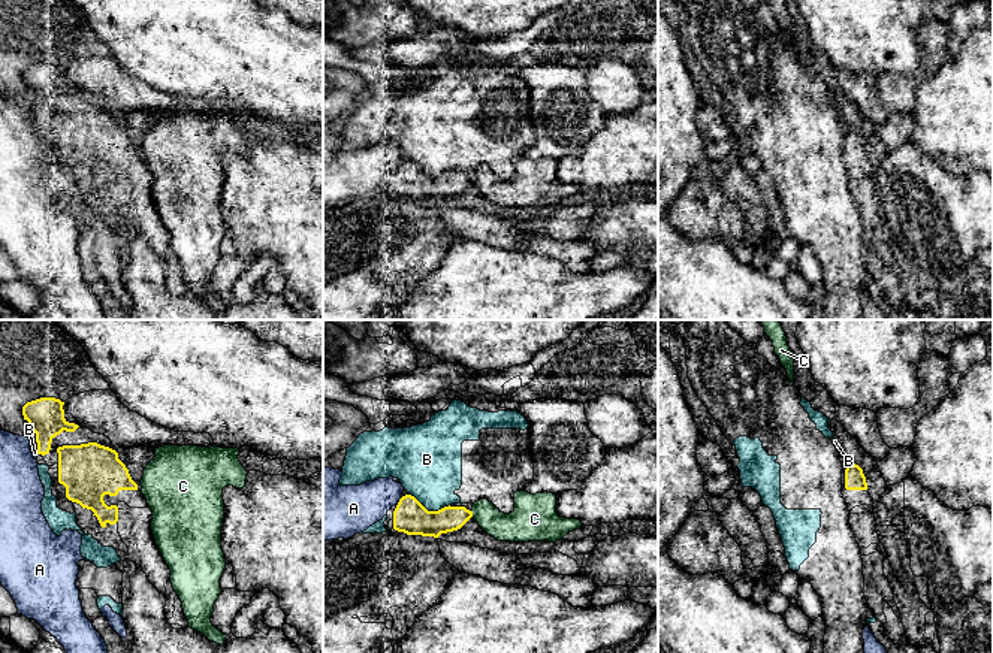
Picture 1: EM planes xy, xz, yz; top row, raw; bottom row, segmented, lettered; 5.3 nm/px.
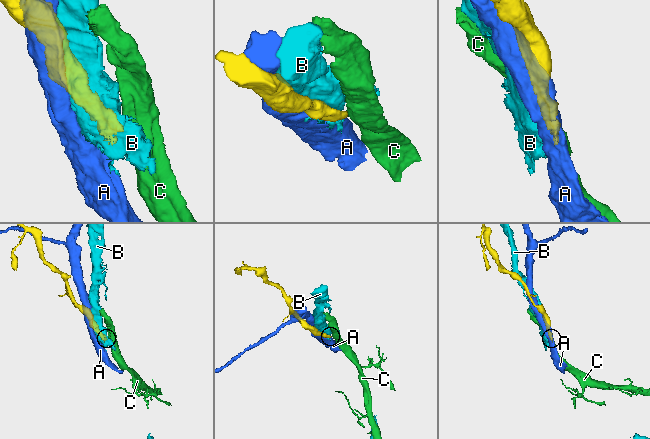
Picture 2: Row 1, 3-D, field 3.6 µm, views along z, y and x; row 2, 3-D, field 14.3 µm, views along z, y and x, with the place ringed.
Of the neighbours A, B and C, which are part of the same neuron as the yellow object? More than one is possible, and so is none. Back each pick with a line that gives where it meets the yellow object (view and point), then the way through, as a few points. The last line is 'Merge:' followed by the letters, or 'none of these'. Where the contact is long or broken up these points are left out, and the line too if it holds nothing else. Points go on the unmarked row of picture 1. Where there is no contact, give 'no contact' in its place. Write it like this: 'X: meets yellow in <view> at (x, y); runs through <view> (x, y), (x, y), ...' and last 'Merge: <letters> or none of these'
Merge: none of these

